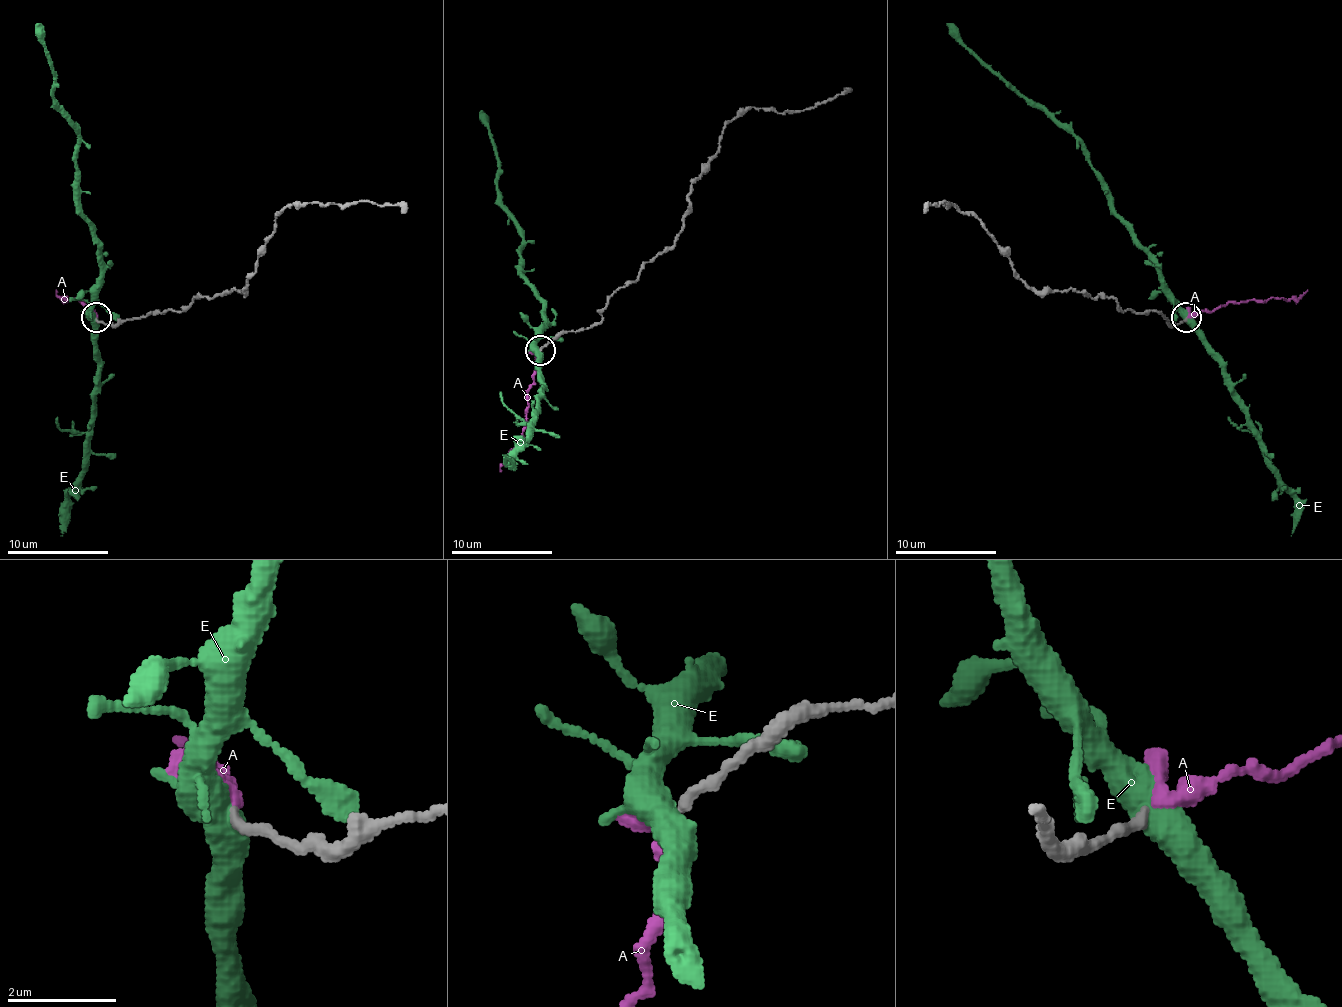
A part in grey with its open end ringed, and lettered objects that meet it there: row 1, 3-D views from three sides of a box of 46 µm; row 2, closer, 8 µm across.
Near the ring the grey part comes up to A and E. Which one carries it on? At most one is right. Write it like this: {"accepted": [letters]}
{"accepted": ["A"]}

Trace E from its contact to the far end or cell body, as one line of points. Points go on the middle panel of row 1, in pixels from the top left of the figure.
E: (539, 351), (544, 305), (522, 273), (522, 227), (504, 207), (497, 184), (497, 146), (479, 111)

